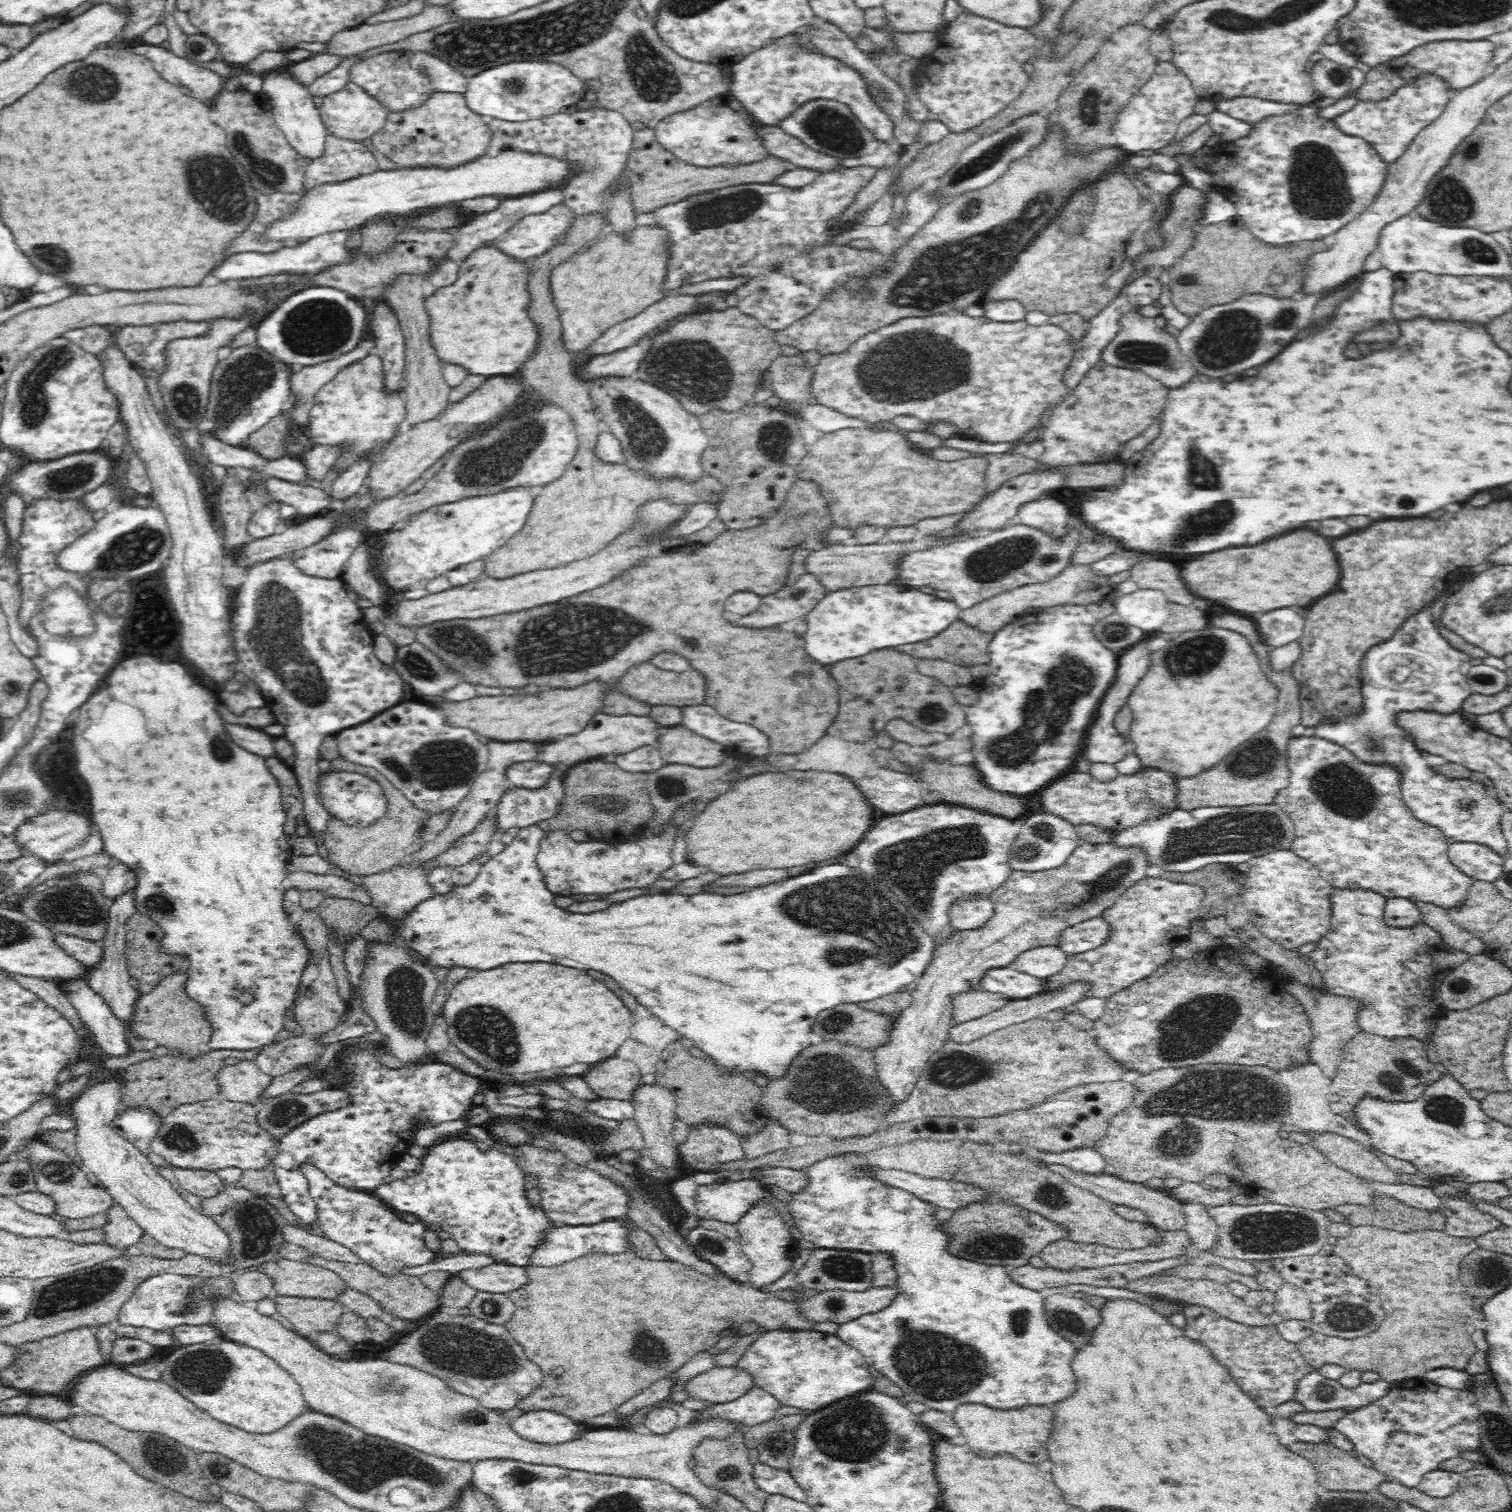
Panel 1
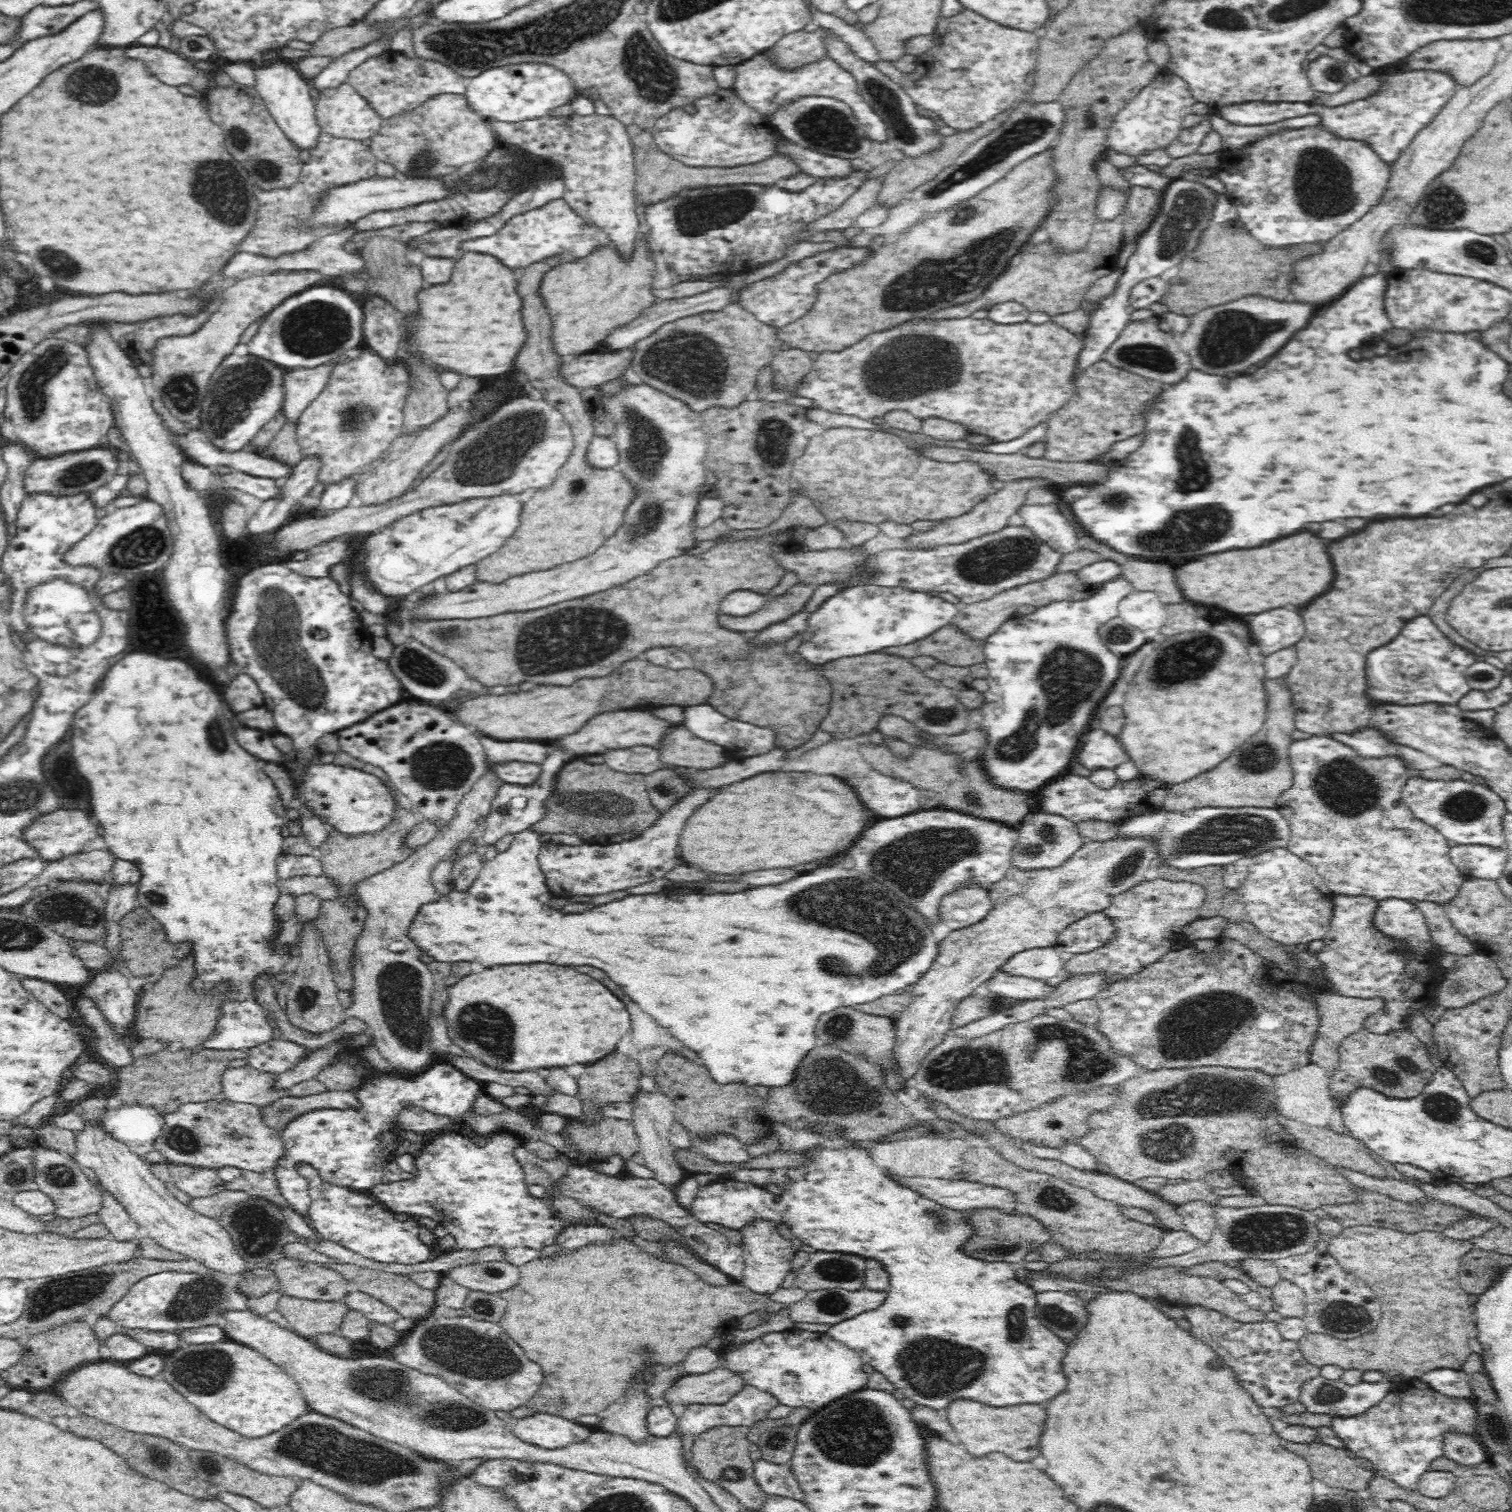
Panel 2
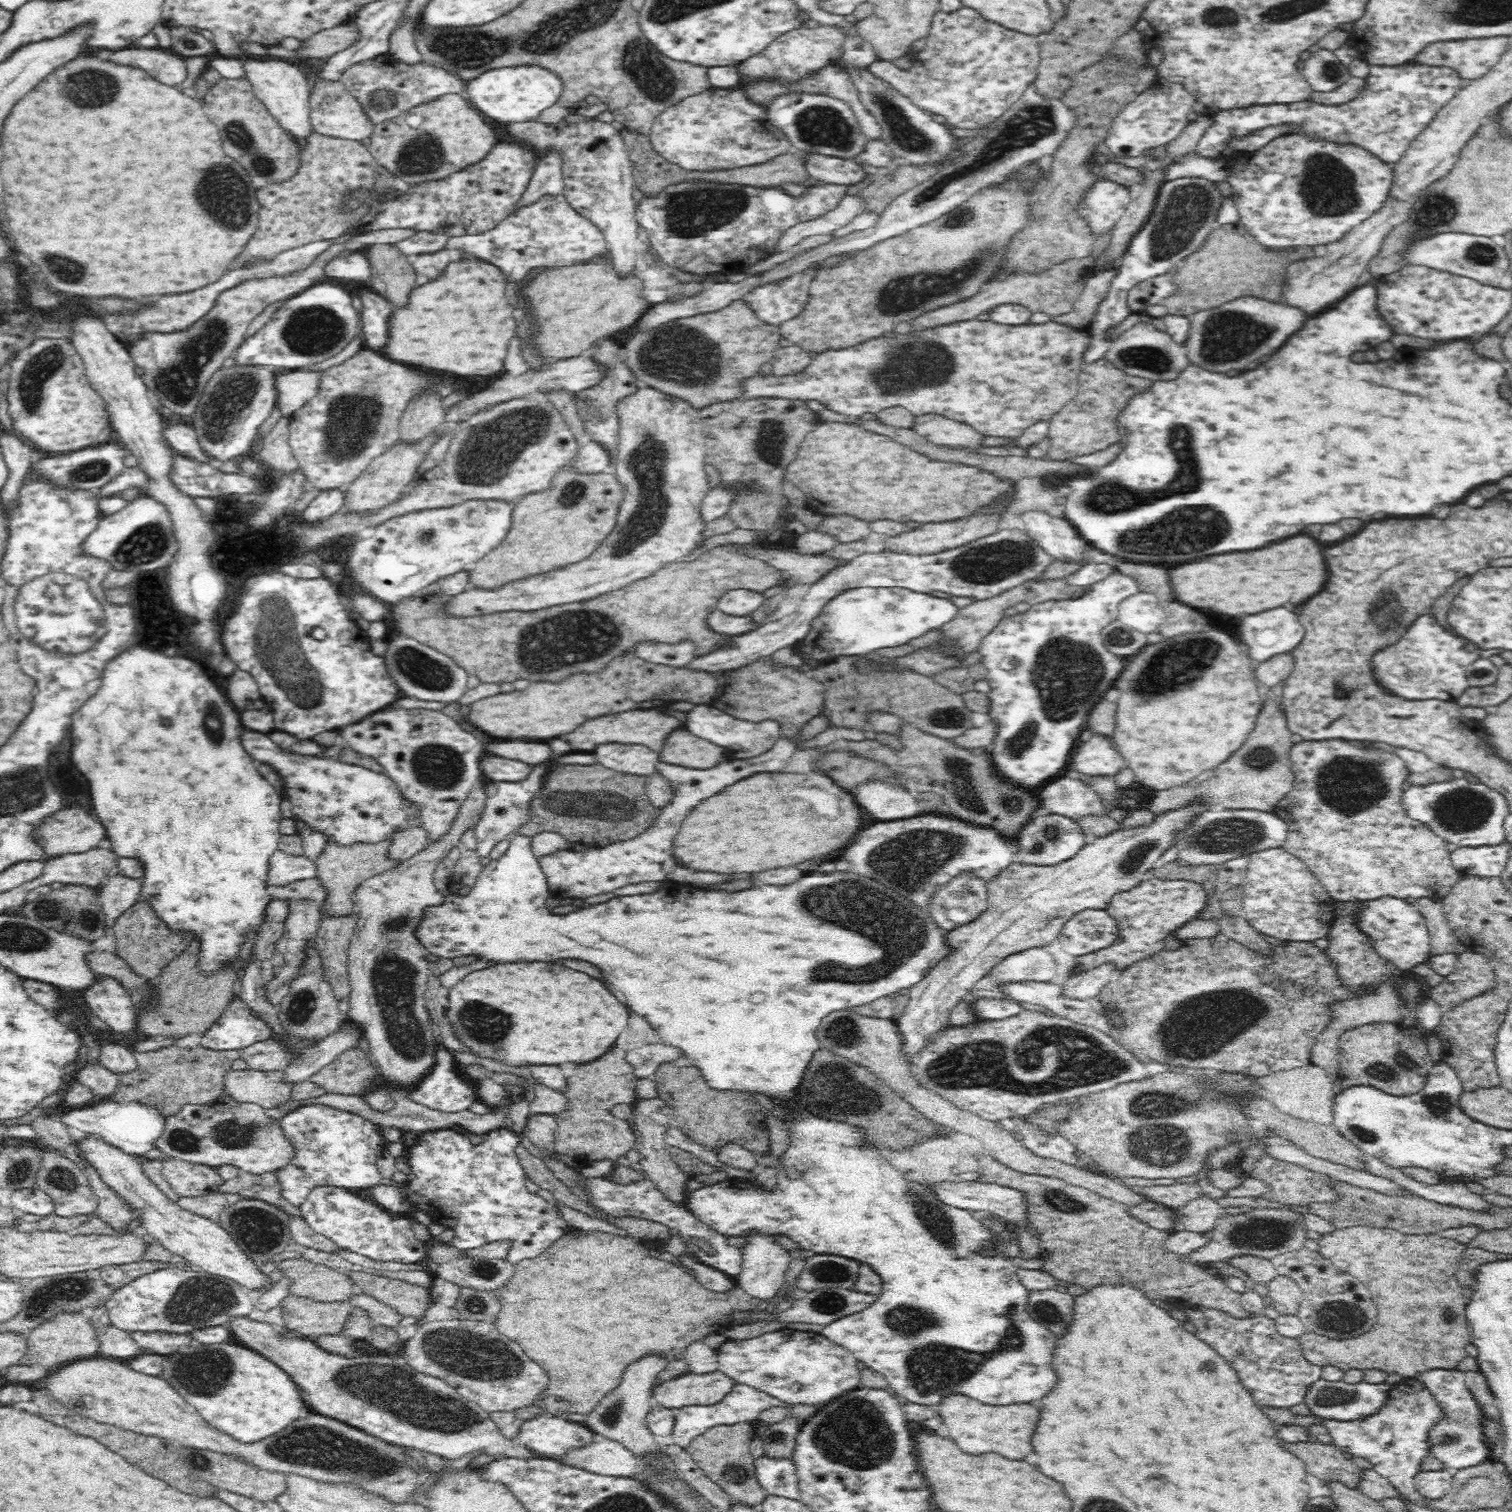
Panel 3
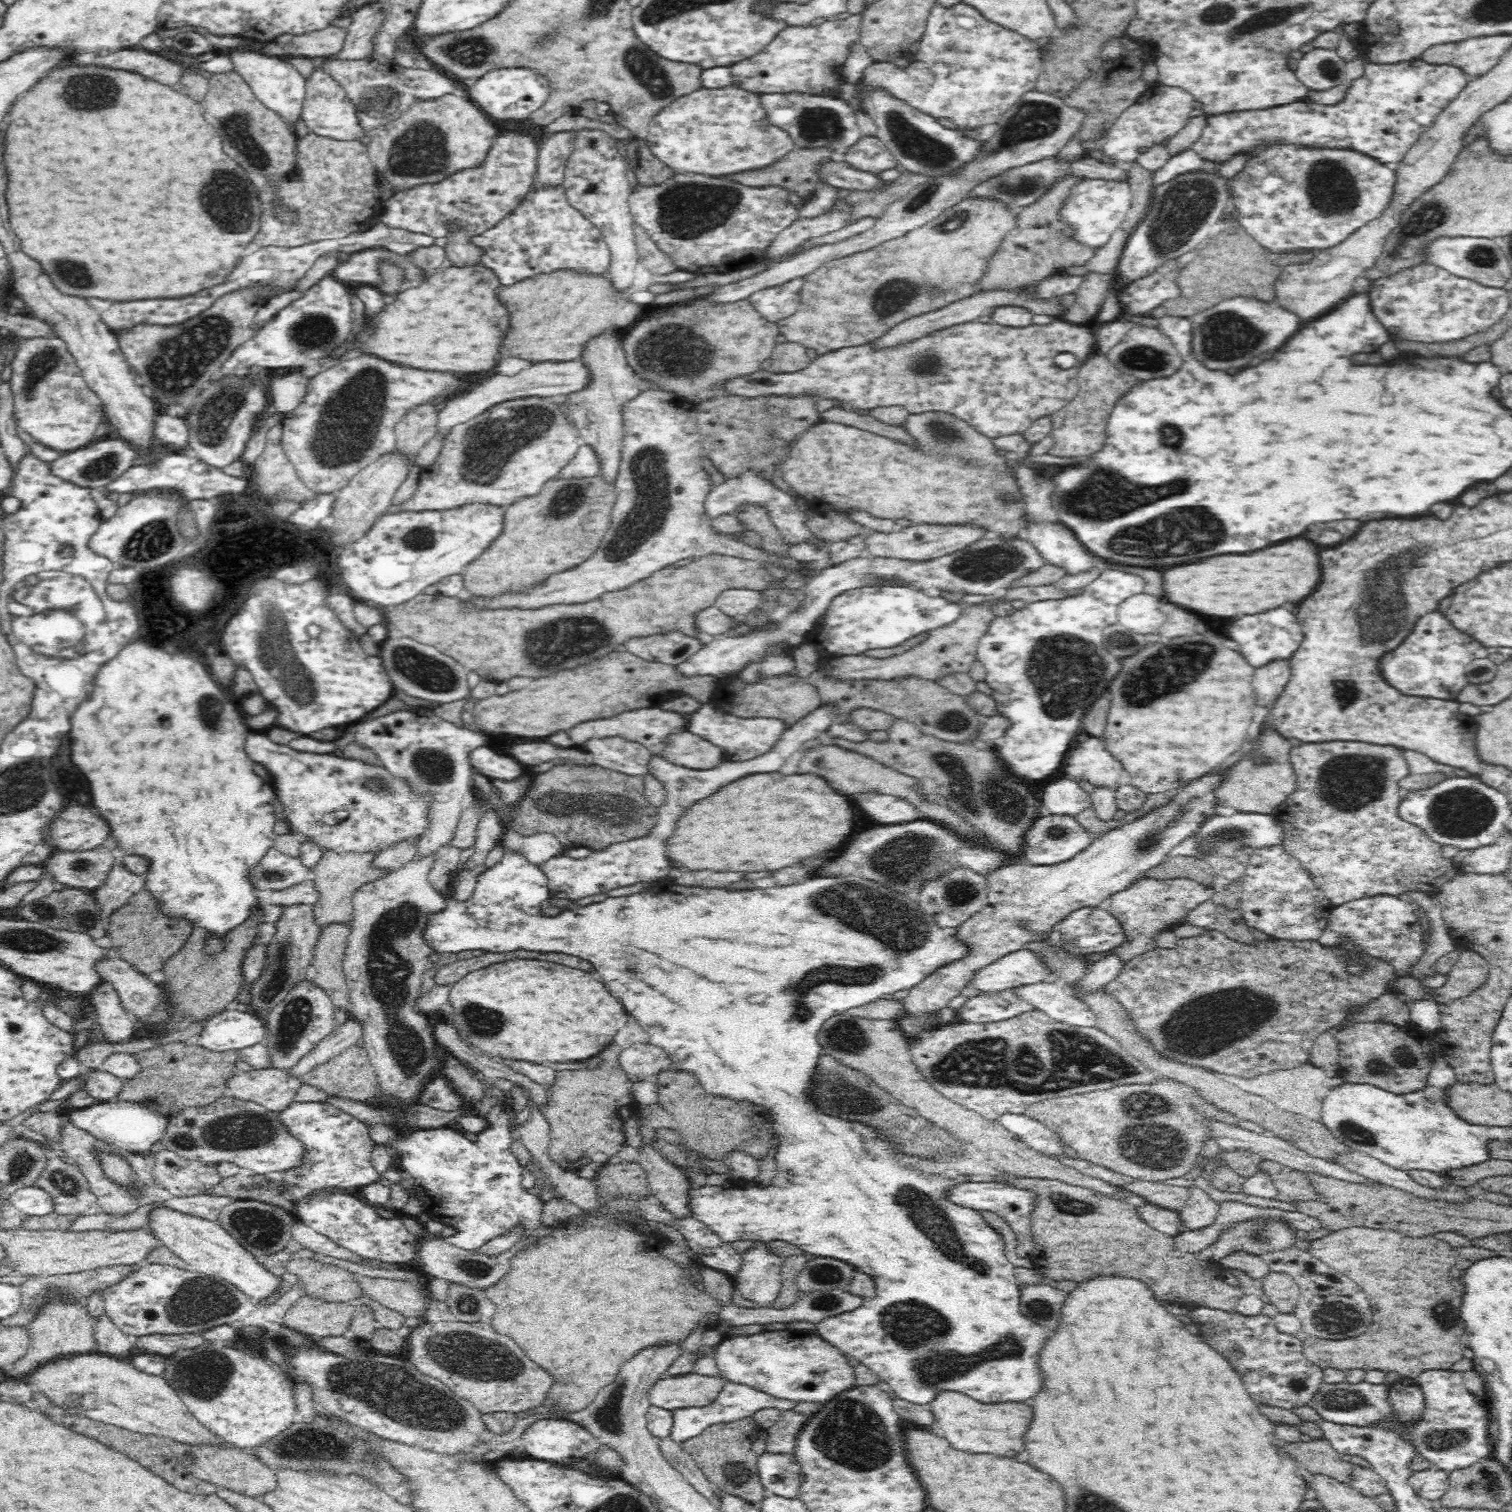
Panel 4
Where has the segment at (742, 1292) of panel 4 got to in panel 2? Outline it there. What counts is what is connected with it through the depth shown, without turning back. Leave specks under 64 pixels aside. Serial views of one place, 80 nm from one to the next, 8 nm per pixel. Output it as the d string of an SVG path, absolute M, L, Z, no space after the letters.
M755 1221L740 1232L745 1268L739 1282L754 1294L774 1294L788 1276L797 1252L792 1248L790 1240L781 1236L772 1223Z

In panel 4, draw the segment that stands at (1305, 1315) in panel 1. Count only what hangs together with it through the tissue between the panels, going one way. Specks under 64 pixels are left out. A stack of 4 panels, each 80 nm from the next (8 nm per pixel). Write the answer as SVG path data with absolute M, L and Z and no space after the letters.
M1268 1271L1261 1280L1264 1294L1276 1306L1276 1310L1283 1313L1294 1312L1300 1290L1292 1275L1282 1271Z

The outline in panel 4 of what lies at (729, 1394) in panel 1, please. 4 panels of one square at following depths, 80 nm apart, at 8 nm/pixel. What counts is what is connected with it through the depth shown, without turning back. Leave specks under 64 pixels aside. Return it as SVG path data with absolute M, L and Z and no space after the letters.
M694 1372L674 1374L655 1382L647 1392L649 1403L673 1411L675 1408L706 1406L716 1398L724 1379Z

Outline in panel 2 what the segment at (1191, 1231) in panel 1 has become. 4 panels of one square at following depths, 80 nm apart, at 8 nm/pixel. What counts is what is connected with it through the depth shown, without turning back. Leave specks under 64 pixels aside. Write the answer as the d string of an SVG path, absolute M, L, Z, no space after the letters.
M1196 1200L1177 1208L1182 1218L1183 1231L1188 1232L1200 1241L1207 1243L1216 1228L1214 1213L1216 1205Z

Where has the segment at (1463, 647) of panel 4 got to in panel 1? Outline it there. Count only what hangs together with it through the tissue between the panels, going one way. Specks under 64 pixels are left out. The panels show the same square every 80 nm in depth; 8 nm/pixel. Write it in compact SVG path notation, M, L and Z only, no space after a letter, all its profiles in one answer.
M1428 606L1426 609L1420 610L1418 614L1405 619L1390 640L1374 646L1374 650L1368 650L1366 660L1361 662L1361 666L1361 694L1365 709L1362 718L1358 718L1358 720L1350 718L1337 725L1321 725L1318 730L1313 730L1310 734L1344 746L1362 762L1388 763L1398 767L1403 775L1401 785L1403 802L1419 821L1439 828L1454 842L1482 844L1506 858L1508 848L1501 820L1508 809L1503 801L1491 789L1484 788L1469 779L1448 779L1444 775L1436 774L1426 763L1424 755L1419 755L1422 752L1414 747L1414 743L1406 737L1402 730L1394 727L1394 714L1400 710L1434 710L1441 714L1450 714L1451 711L1461 712L1461 704L1473 693L1467 679L1467 674L1472 666L1472 658L1466 652L1451 646L1440 635L1433 623L1432 610Z

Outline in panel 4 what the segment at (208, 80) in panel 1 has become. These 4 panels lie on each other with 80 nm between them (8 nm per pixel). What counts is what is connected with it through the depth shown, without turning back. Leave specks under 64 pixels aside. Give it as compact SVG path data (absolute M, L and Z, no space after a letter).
M120 50L114 54L96 54L86 66L98 66L98 68L110 68L110 70L126 70L134 74L142 74L146 78L152 78L160 84L174 84L180 76L182 62L170 62L166 57L152 54L152 52L142 50Z

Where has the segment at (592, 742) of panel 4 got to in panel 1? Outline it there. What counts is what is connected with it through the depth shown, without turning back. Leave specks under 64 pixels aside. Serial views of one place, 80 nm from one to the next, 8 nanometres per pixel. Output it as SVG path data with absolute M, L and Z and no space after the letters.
M640 746L626 754L616 754L614 765L630 773L651 773L662 768L666 763L660 758L654 746Z

